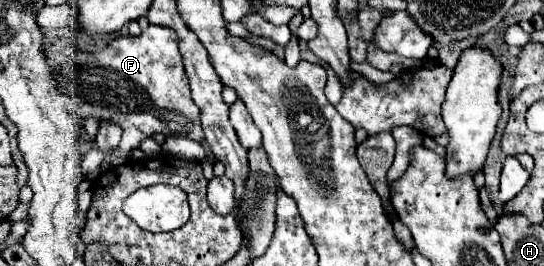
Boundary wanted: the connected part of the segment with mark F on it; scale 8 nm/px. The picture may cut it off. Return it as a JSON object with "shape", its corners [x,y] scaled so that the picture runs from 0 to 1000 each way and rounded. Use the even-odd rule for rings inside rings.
{"shape":[[[274,94],[259,139],[211,139],[178,192],[138,184],[138,214],[101,252],[97,282],[105,327],[138,380],[138,432],[145,447],[178,440],[182,455],[200,455],[226,485],[215,575],[208,568],[186,613],[189,643],[226,620],[241,590],[237,568],[252,560],[263,523],[285,500],[300,500],[303,515],[347,515],[373,538],[366,402],[351,372],[347,289],[325,169],[329,139],[318,109]]]}

